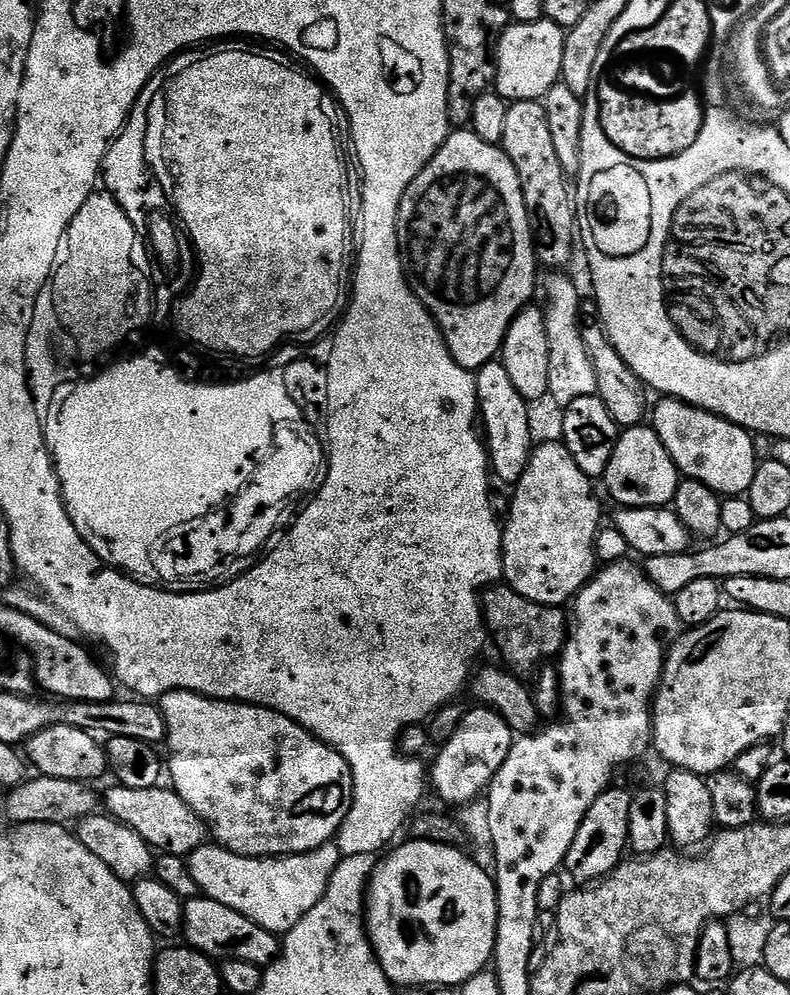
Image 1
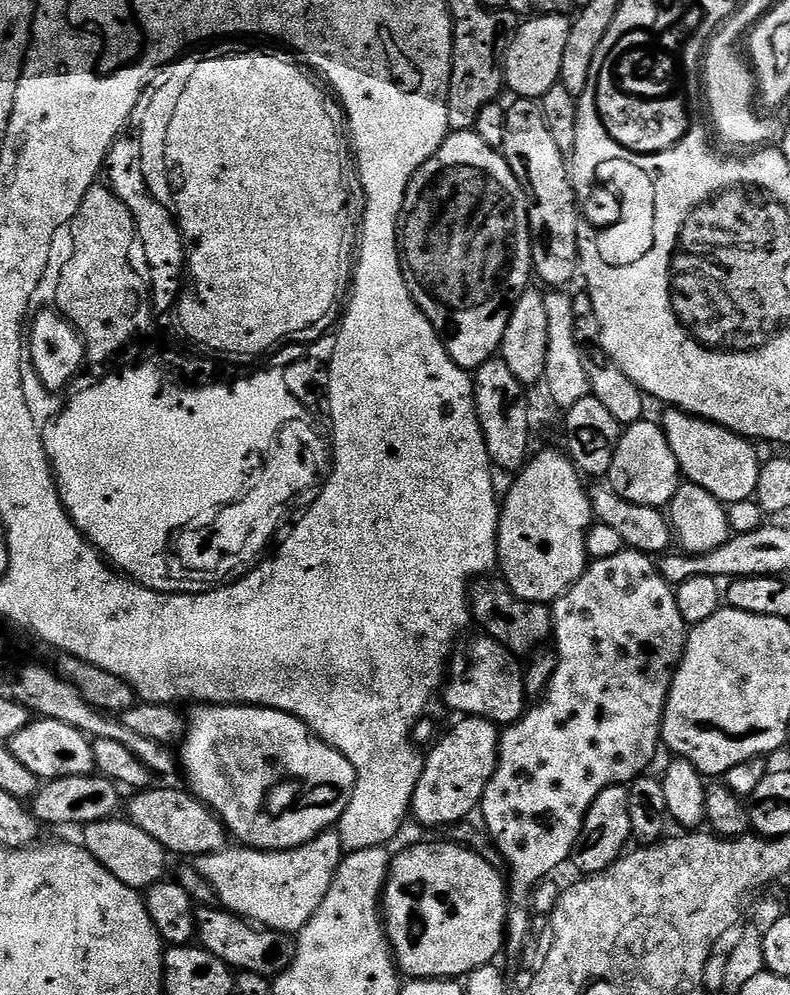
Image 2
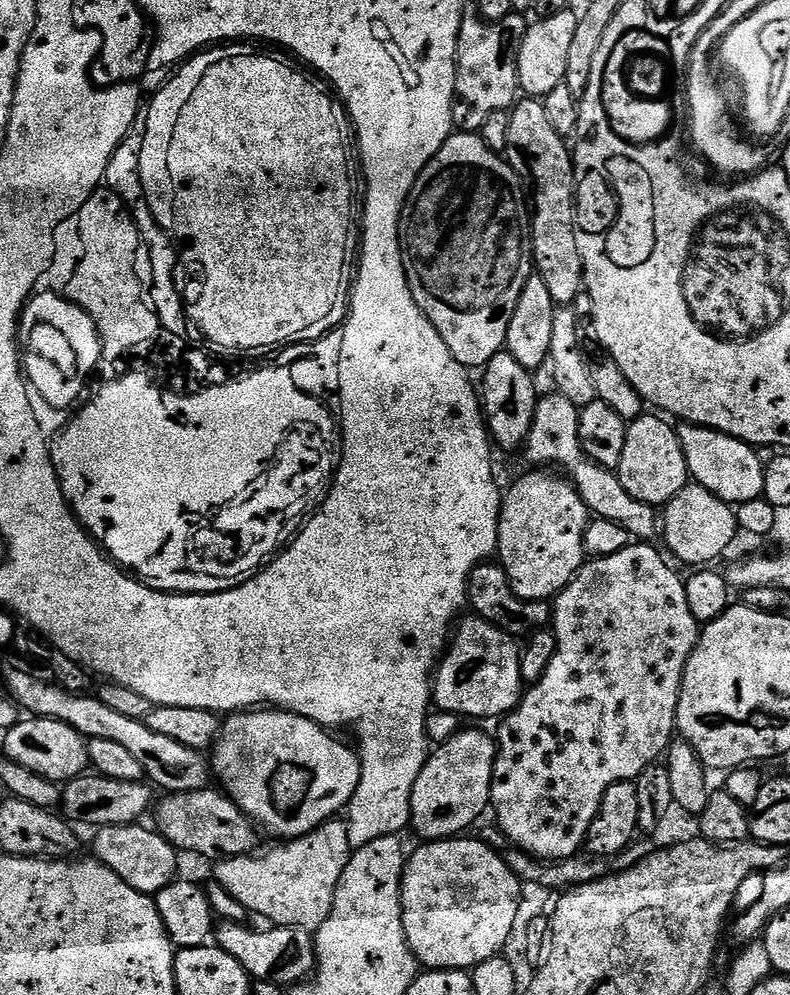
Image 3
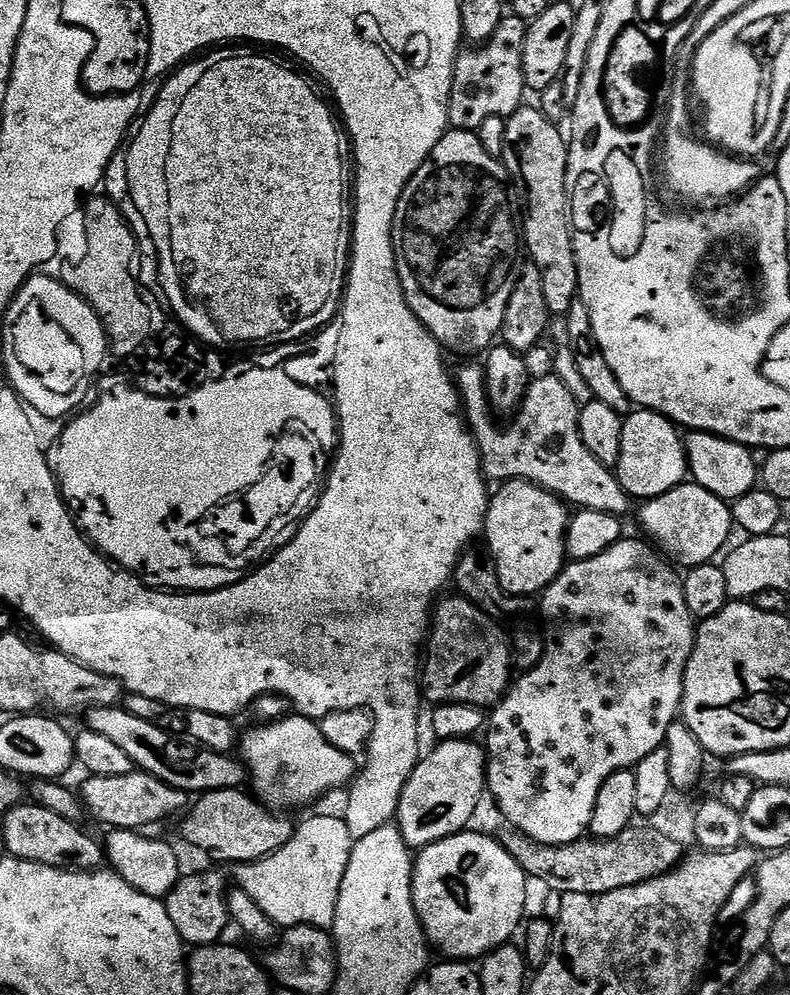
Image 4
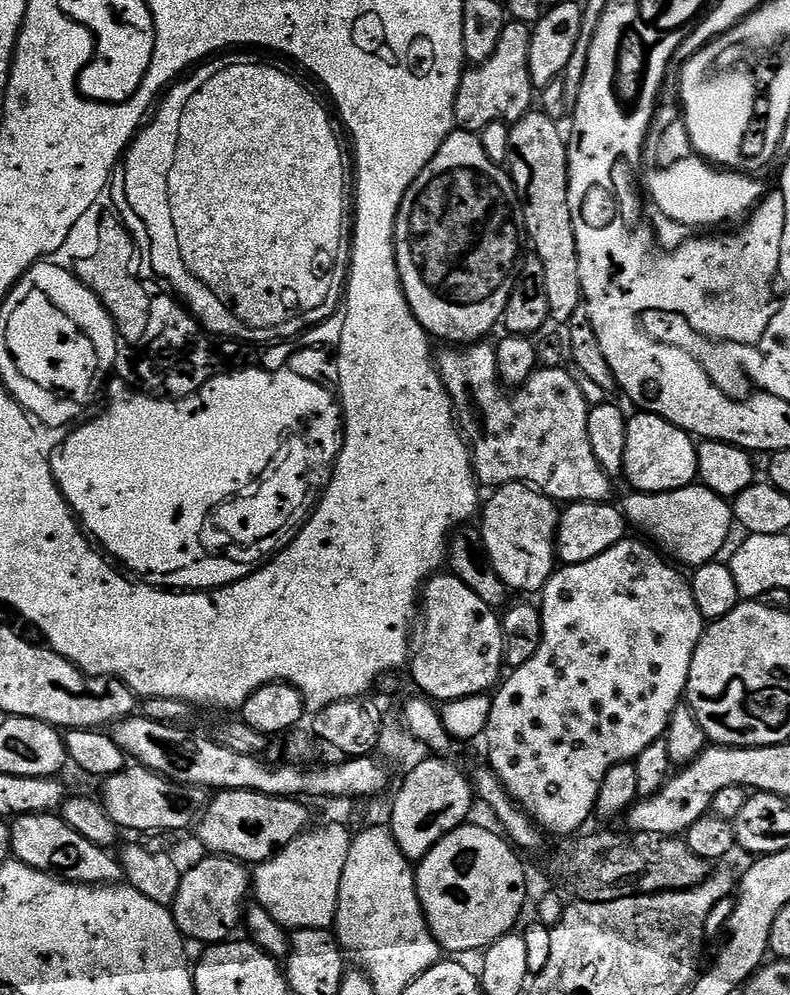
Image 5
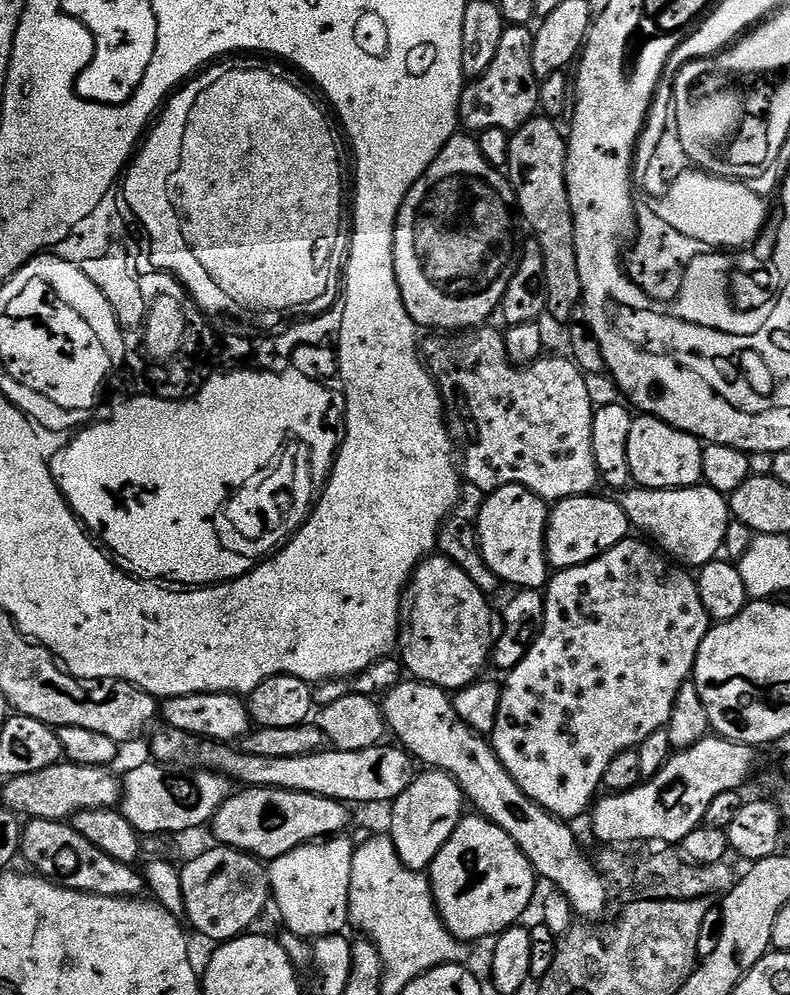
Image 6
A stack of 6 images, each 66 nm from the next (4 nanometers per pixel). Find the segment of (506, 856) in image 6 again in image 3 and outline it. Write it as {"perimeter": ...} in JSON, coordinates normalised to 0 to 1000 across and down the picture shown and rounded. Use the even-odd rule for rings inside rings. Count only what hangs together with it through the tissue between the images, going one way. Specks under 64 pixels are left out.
{"perimeter":[[[568,842],[533,847],[527,857],[515,861],[506,887],[506,910],[509,911],[509,931],[514,935],[516,950],[527,964],[542,975],[596,975],[620,963],[634,960],[639,956],[643,944],[651,941],[651,923],[656,920],[658,893],[661,885],[648,876],[637,859],[627,856],[618,848],[608,844],[587,844],[592,842]]]}

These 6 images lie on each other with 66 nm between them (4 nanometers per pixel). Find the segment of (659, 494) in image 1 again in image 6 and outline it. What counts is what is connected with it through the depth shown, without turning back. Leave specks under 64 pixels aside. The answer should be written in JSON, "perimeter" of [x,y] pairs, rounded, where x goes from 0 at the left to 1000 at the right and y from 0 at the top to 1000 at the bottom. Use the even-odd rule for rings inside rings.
{"perimeter":[[[810,416],[797,428],[797,444],[792,444],[792,460],[797,464],[797,476],[809,489],[843,492],[844,490],[880,490],[891,482],[890,456],[892,447],[880,438],[868,436],[830,418]]]}

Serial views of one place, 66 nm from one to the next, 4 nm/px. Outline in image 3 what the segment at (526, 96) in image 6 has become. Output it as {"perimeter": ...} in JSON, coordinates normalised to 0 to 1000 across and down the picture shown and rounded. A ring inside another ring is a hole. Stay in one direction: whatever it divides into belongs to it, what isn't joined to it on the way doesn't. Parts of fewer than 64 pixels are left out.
{"perimeter":[[[606,14],[589,15],[582,22],[582,33],[580,34],[580,46],[577,47],[577,97],[572,101],[572,127],[578,134],[595,133],[599,135],[606,134],[611,130],[615,119],[620,119],[620,115],[627,113],[643,113],[644,110],[654,104],[656,89],[658,83],[656,82],[656,72],[653,70],[653,51],[658,49],[661,38],[668,32],[671,24],[670,21],[663,21],[658,14],[649,14],[635,18],[634,20],[614,20]]]}

